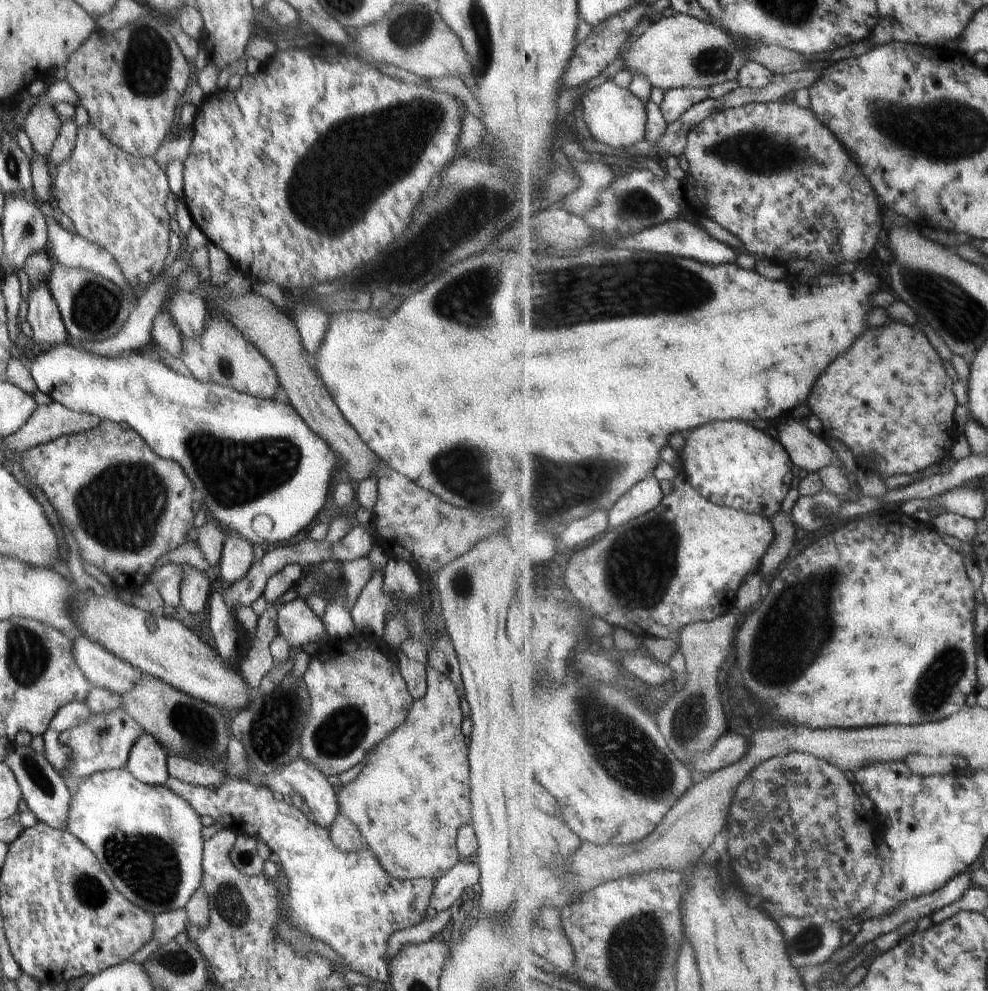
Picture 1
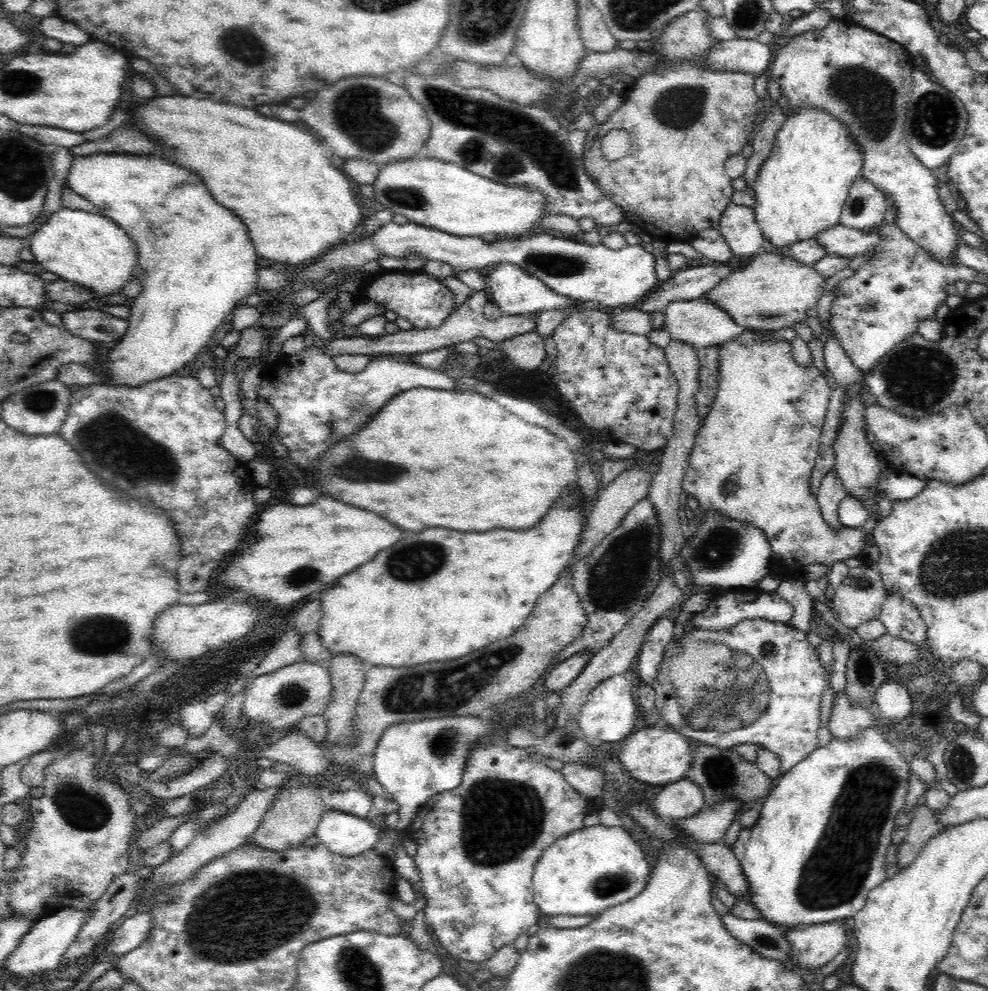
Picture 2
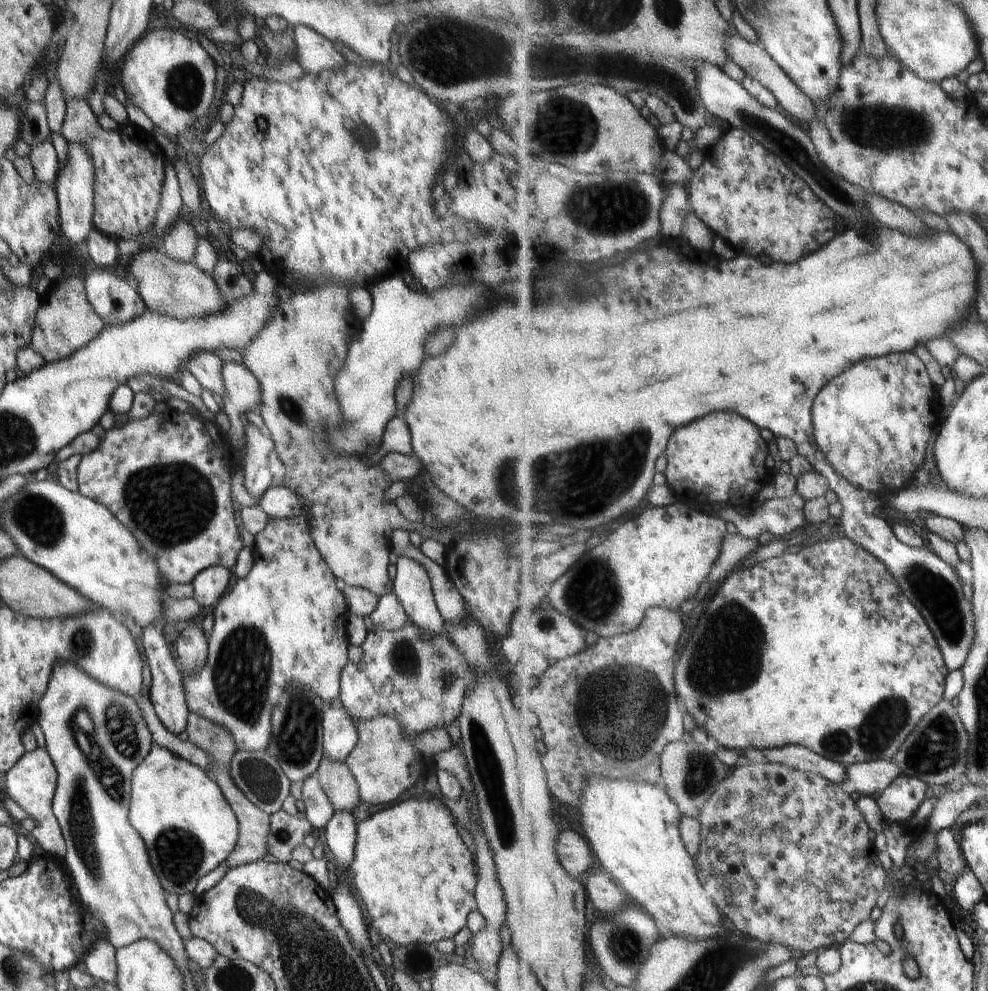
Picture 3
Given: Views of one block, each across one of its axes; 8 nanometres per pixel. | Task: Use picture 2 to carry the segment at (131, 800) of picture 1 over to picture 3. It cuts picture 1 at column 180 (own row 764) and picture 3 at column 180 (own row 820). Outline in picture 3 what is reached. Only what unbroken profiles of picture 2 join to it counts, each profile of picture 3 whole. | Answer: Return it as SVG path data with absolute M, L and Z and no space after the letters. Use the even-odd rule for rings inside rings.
M152 743L150 752L144 757L144 760L134 769L131 778L131 797L129 806L129 821L132 826L139 832L142 840L146 843L148 849L148 856L150 857L150 864L160 880L160 884L164 887L167 895L174 893L180 896L187 892L193 892L196 888L196 883L202 876L208 874L213 868L216 868L220 863L227 859L227 856L232 852L232 849L236 846L239 837L239 822L232 810L230 804L226 800L226 797L222 794L220 787L214 782L207 772L203 771L199 766L189 763L187 760L173 755L172 752L167 751L166 748L162 748L157 744Z

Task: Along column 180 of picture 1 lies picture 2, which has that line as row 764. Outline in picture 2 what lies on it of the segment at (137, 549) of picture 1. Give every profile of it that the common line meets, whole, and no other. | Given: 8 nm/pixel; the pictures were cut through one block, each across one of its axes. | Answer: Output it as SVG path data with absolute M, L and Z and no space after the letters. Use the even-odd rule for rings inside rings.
M506 741L478 744L478 746L472 748L472 752L468 756L468 762L464 766L464 776L460 786L456 786L454 790L438 794L436 804L426 814L424 832L422 832L424 838L416 840L417 853L413 856L415 866L420 874L420 881L414 884L414 887L419 897L424 897L427 903L426 908L424 908L425 923L432 928L433 936L438 937L444 950L464 961L482 962L489 960L499 948L514 943L518 936L528 933L531 926L538 924L541 911L533 902L534 889L532 886L532 874L534 874L536 863L540 860L540 856L544 854L544 850L548 850L548 846L552 846L552 842L556 842L558 838L564 838L566 834L571 834L574 830L580 830L584 827L582 821L586 816L588 803L579 792L576 792L570 786L561 770L553 770L538 759L530 757L524 748L516 748Z

